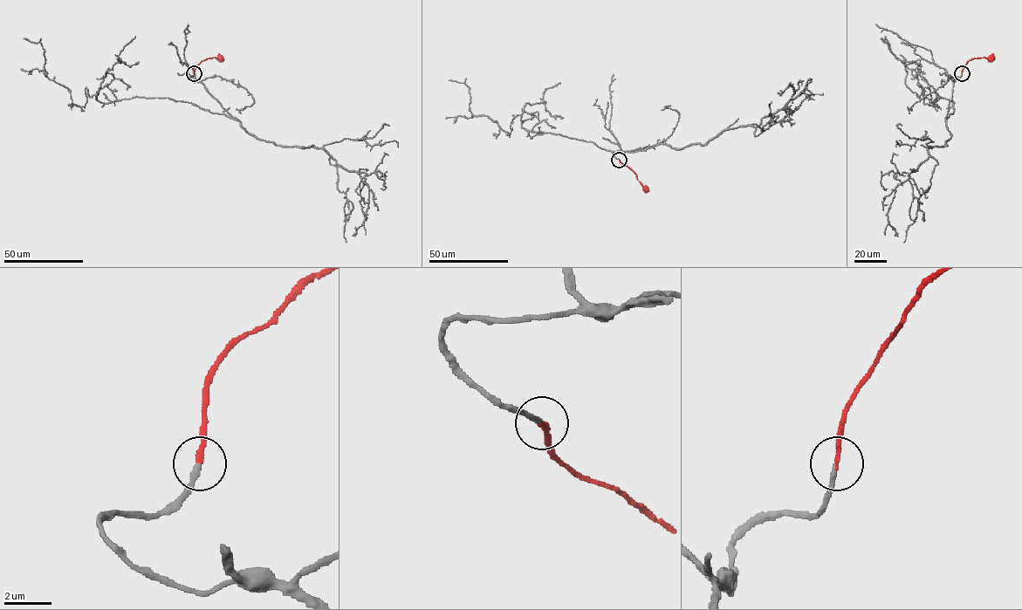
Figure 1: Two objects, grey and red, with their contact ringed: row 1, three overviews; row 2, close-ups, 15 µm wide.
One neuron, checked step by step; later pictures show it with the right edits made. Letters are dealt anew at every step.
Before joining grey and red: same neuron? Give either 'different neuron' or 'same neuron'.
same neuron

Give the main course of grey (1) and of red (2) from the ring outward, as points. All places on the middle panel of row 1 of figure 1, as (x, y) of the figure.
1: (619, 160), (659, 144), (608, 151), (527, 131), (519, 115), (509, 134), (449, 80)
2: (619, 160), (633, 171), (645, 188)

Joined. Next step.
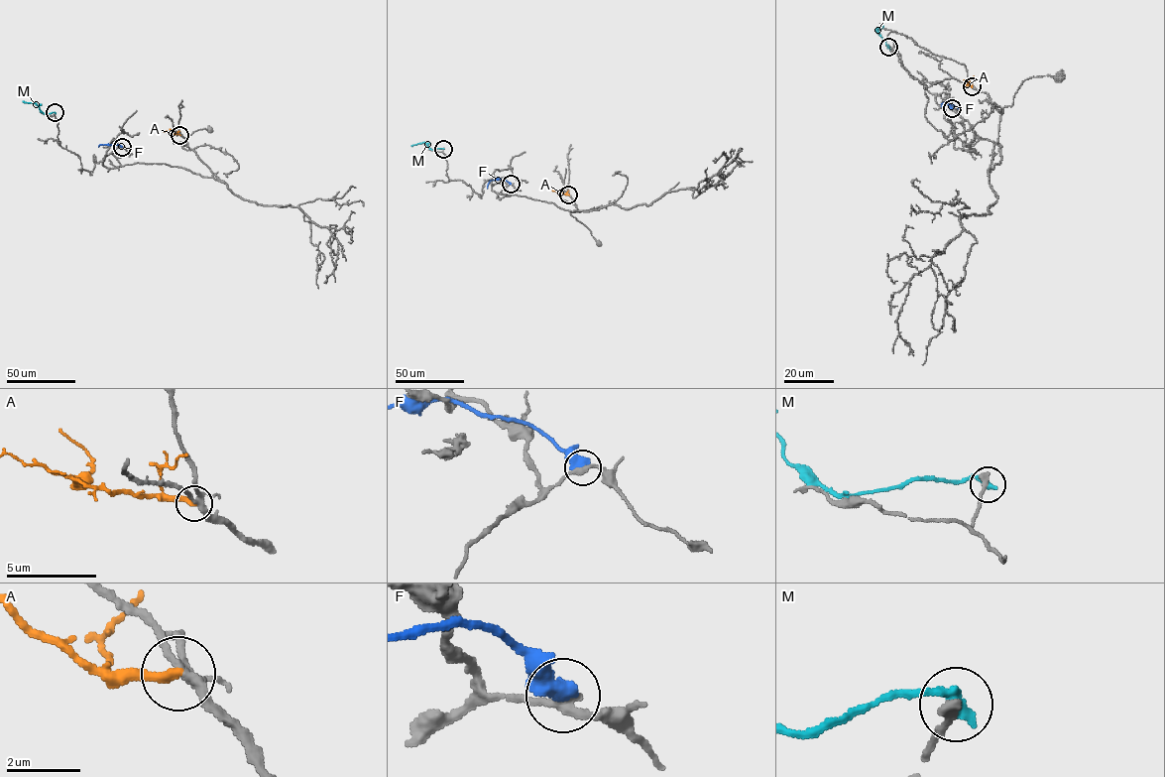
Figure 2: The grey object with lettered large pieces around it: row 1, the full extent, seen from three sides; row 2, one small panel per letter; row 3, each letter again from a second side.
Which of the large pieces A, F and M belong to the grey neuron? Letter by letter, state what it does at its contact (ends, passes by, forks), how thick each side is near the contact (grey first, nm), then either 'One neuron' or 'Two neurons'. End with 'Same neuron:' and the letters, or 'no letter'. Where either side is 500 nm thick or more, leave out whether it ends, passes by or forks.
A: It ends there. Thickness 260 nm (grey) against 300 nm. Two neurons
F: Thickness 240 nm (grey) against 600 nm. Two neurons
M: It ends there. Thickness 320 nm (grey) against 360 nm. Two neurons
Same neuron: no letter

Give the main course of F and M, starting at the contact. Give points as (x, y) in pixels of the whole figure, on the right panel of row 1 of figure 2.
F: (952, 108), (942, 103), (960, 108)
M: (888, 47), (876, 30), (883, 26)

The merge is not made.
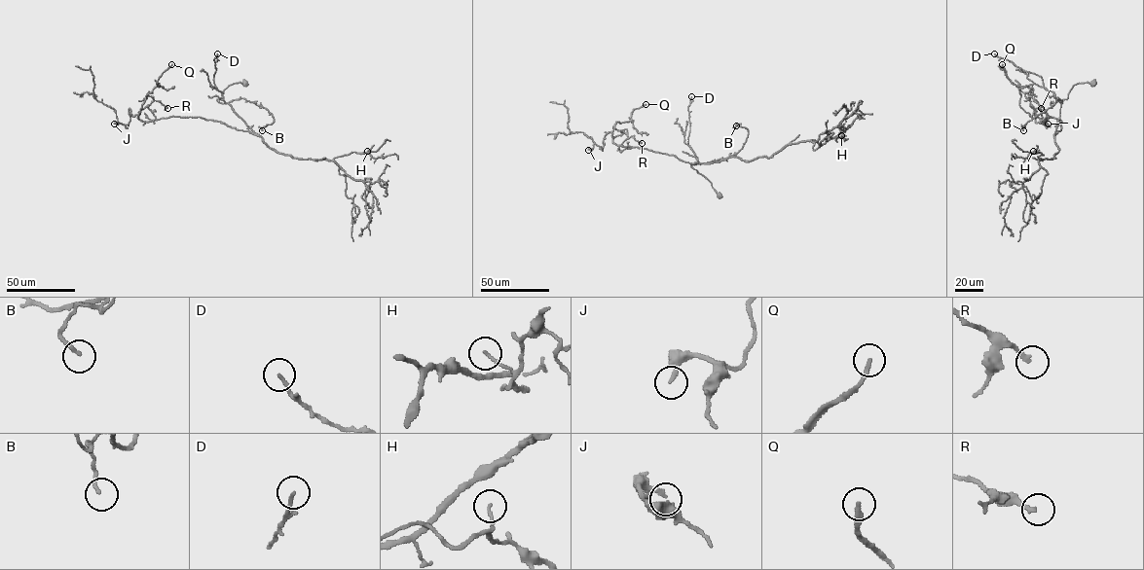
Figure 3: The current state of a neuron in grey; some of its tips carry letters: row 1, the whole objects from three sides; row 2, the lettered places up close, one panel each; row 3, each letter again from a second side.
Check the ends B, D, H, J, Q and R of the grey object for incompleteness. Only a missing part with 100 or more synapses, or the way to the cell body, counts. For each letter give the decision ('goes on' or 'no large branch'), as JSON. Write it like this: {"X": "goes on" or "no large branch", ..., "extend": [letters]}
{"B": "no large branch", "D": "no large branch", "H": "no large branch", "J": "no large branch", "Q": "goes on", "R": "no large branch", "extend": ["Q"]}

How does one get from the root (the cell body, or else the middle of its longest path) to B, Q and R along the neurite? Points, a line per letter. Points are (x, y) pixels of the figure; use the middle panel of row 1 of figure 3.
B: (719, 195), (712, 183), (691, 164), (726, 159), (736, 154), (748, 133), (745, 127), (736, 125)
Q: (719, 195), (691, 164), (731, 157), (690, 163), (612, 142), (616, 123), (630, 121), (633, 111), (645, 104)
R: (719, 195), (691, 164), (731, 157), (718, 162), (690, 163), (673, 155), (621, 145), (632, 136), (642, 143)

